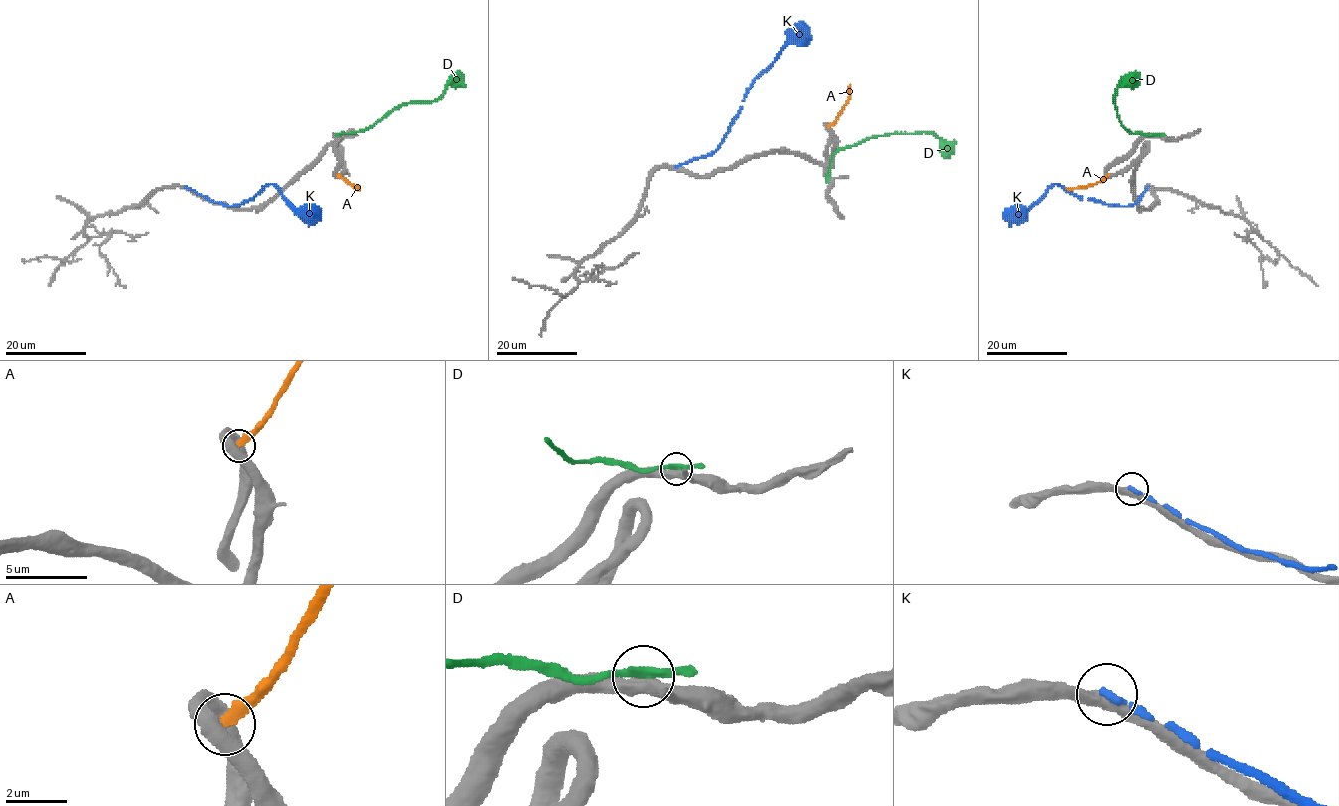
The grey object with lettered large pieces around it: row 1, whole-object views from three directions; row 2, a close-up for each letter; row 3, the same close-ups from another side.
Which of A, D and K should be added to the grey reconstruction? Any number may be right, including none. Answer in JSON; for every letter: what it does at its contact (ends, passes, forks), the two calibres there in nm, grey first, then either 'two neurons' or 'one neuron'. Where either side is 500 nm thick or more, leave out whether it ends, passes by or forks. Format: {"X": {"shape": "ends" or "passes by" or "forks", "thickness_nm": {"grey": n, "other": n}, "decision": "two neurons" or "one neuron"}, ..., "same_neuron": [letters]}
{"A": {"shape": "ends", "thickness_nm": {"grey": 480, "other": 300}, "decision": "two neurons"}, "D": {"thickness_nm": {"grey": 550, "other": 320}, "decision": "two neurons"}, "K": {"shape": "ends", "thickness_nm": {"grey": 440, "other": 280}, "decision": "two neurons"}, "same_neuron": []}

